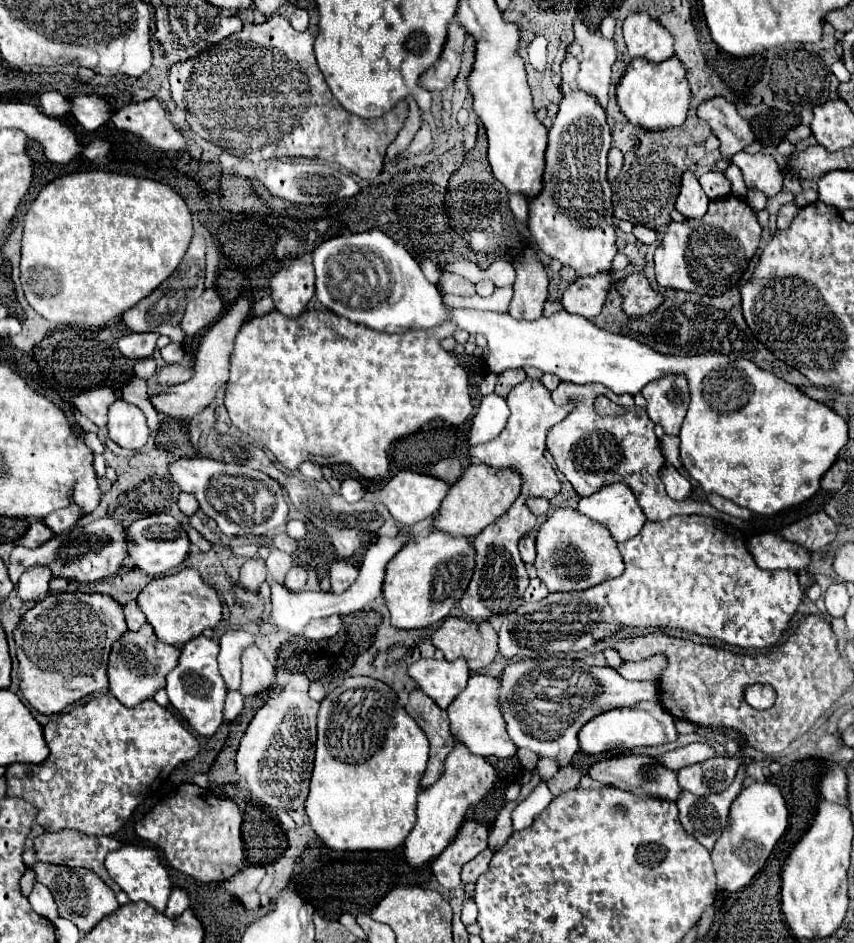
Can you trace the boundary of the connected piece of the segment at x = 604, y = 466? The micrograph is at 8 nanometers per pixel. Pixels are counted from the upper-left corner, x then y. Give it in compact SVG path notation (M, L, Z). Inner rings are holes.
M562 381L552 391L552 399L558 405L570 405L572 409L562 423L548 429L546 445L558 471L572 483L580 497L592 495L600 487L610 483L626 483L636 495L648 521L666 521L676 515L706 515L714 519L724 519L726 523L752 535L752 527L746 521L714 509L706 501L706 494L698 487L694 487L691 497L686 501L674 501L666 495L658 475L660 467L664 465L664 457L660 451L660 441L654 435L654 423L644 409L636 409L632 395L610 393L610 389L606 389L604 385L574 385ZM598 395L610 397L612 401L622 405L626 413L622 417L598 417L598 413L594 411L594 399Z

